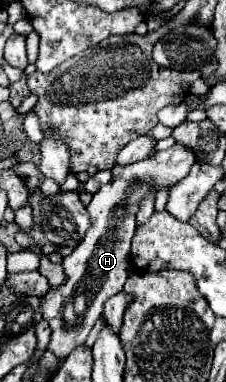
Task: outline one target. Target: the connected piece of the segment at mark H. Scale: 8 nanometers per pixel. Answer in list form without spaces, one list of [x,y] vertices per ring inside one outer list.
[[[176,144],[136,164],[112,168],[112,176],[114,176],[112,182],[102,186],[92,196],[92,202],[88,206],[92,226],[88,228],[84,240],[62,262],[68,282],[56,290],[48,290],[48,294],[42,298],[42,304],[40,304],[42,318],[48,320],[52,328],[52,338],[48,344],[48,350],[52,354],[66,358],[76,346],[84,344],[92,326],[102,316],[104,302],[122,290],[128,278],[130,242],[136,228],[136,212],[138,212],[140,200],[152,188],[158,190],[162,186],[166,188],[174,186],[190,172],[194,162],[196,162],[194,152],[182,144]]]

